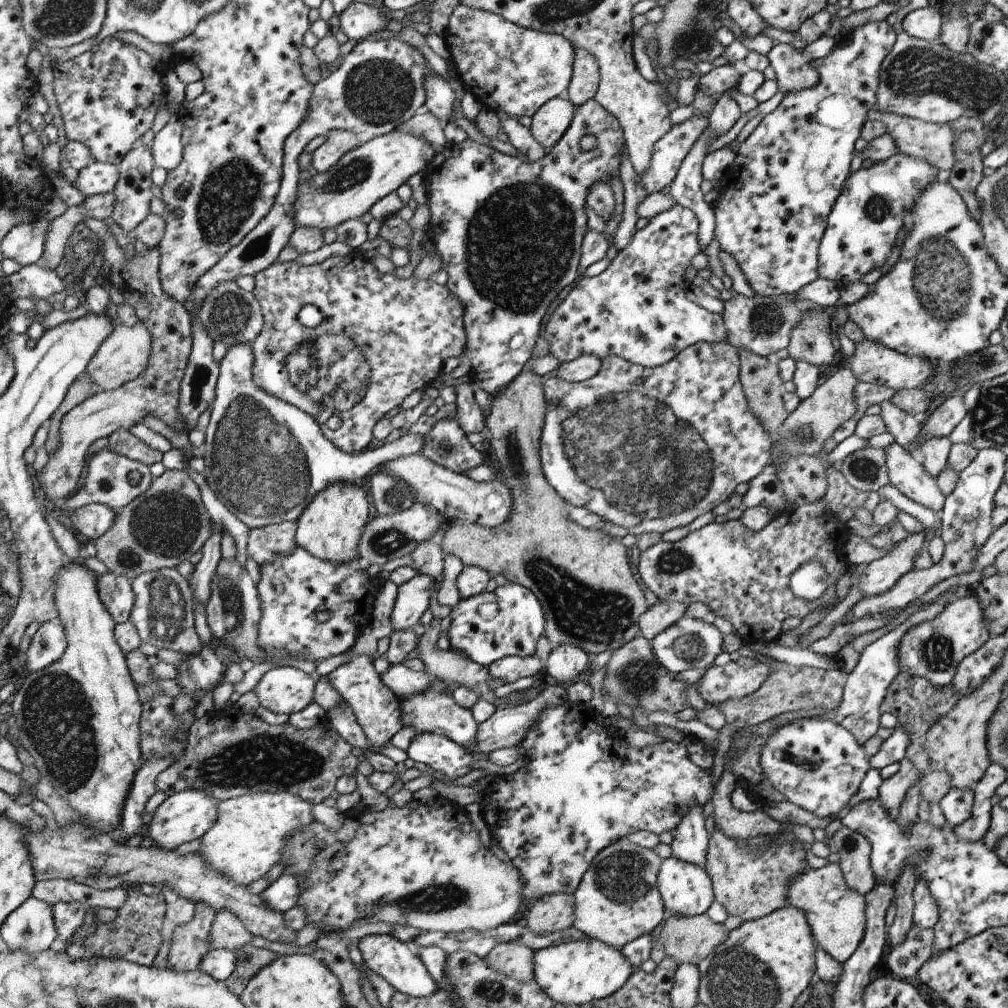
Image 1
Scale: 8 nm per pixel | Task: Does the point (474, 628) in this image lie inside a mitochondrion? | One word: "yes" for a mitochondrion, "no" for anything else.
no

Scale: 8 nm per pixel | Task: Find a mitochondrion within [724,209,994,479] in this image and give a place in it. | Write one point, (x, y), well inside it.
(942, 281)

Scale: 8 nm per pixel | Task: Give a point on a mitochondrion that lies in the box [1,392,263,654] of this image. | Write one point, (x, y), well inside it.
(165, 525)

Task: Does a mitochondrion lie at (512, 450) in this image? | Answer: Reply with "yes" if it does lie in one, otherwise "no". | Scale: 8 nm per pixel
yes

